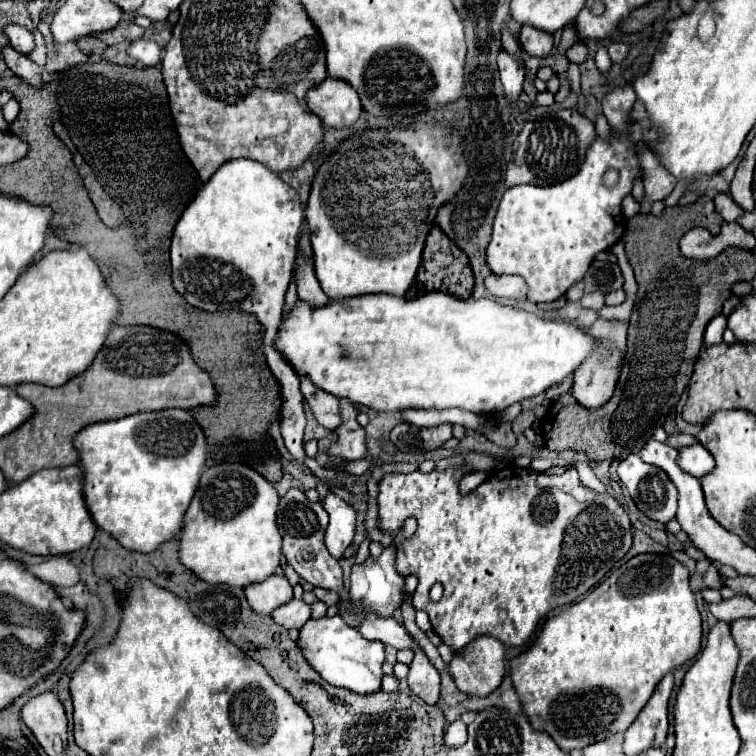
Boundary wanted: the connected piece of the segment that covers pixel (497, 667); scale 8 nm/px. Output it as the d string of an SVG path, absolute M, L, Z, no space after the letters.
M492 636L476 638L454 654L448 672L460 692L486 698L502 684L506 674L504 646Z

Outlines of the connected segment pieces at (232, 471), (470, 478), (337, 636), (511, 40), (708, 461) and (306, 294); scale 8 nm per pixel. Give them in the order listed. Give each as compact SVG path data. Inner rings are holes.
M218 464L202 474L184 518L180 562L212 584L246 588L264 582L280 566L282 538L276 524L280 496L256 470L242 464Z
M474 472L473 474L468 474L464 476L459 485L460 492L462 494L467 494L474 490L479 484L484 482L487 478L486 472Z
M340 616L308 620L300 630L298 646L310 666L316 668L316 672L332 686L346 688L356 694L374 694L380 690L384 678L384 644L376 640L366 640L356 628L346 626Z
M504 32L504 34L502 34L502 46L504 46L504 50L506 50L508 54L516 56L518 60L522 60L522 50L520 50L516 38L514 38L510 32Z
M702 444L684 446L684 448L680 448L678 466L690 476L702 478L714 470L714 458Z
M304 262L304 266L298 268L298 276L296 276L296 284L298 284L298 298L302 302L308 302L312 308L320 308L326 306L330 302L330 298L322 292L316 276L314 276L314 268L312 264Z

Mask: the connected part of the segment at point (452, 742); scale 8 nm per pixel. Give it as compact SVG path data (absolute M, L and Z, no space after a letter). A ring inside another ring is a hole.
M456 720L448 726L448 732L444 736L444 744L454 748L454 746L462 746L466 742L466 736L468 736L468 730L466 730L466 724L462 720Z

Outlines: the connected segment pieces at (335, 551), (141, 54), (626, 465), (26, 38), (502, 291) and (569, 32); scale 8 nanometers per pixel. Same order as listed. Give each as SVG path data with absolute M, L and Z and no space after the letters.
M328 490L326 498L322 500L322 506L330 516L330 524L328 524L328 530L324 534L326 548L334 558L342 560L344 550L354 540L356 510L348 502L344 502L340 496L336 496L332 490Z
M140 38L140 40L134 40L134 42L130 44L128 54L130 54L132 58L136 58L136 60L138 60L140 64L144 64L144 66L158 66L162 50L160 50L160 46L158 46L156 42Z
M630 454L620 462L618 478L642 514L662 524L674 520L678 490L664 470L644 464L640 456Z
M6 24L4 26L4 36L10 40L10 46L20 54L28 54L34 48L34 36L24 26Z
M490 274L484 284L486 284L488 294L492 294L496 298L526 300L526 284L518 276L496 276L496 274Z
M566 27L563 29L562 36L557 47L560 54L564 54L569 47L573 46L578 40L576 30L573 27Z

